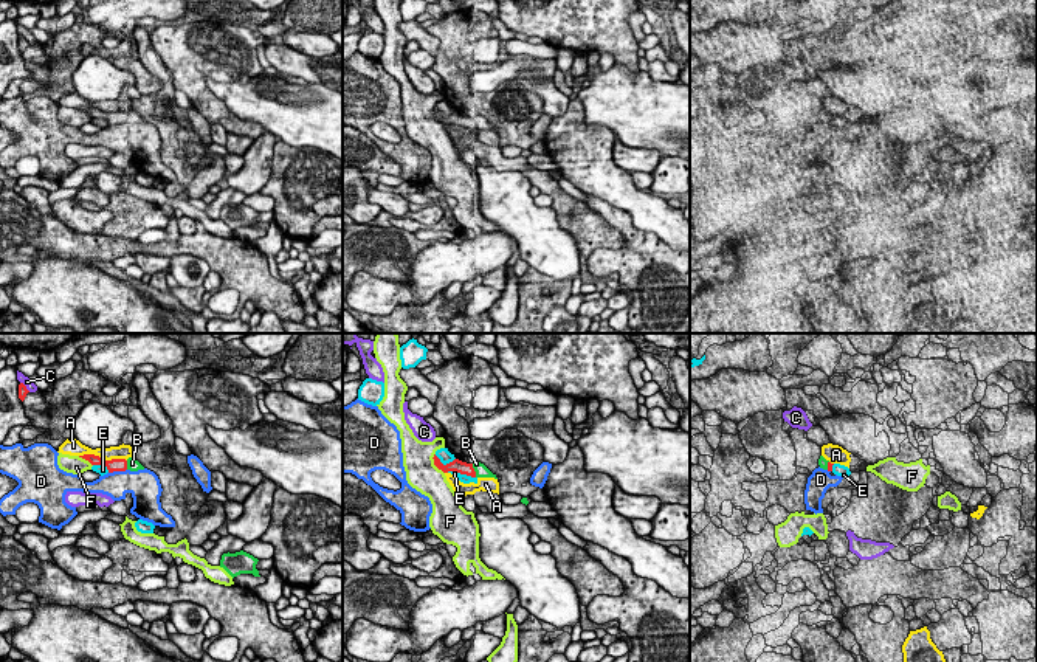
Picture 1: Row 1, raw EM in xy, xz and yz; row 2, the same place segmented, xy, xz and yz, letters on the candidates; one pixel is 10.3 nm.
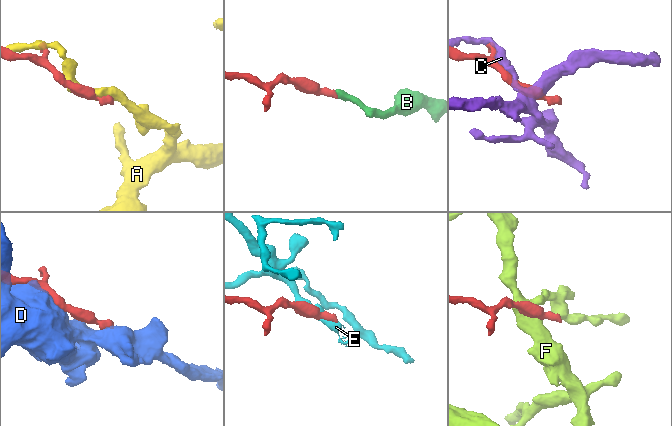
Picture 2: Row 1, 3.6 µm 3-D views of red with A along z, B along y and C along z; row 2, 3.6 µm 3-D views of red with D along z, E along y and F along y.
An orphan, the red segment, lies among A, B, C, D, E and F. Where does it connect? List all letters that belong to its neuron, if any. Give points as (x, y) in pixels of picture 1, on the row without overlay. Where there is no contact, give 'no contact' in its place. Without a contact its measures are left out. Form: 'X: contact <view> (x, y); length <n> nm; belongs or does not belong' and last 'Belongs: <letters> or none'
A: contact xy (103, 112); length 500 nm; does not belong
B: contact xz (473, 123); length 150 nm; belongs
C: contact xy (25, 39); length 150 nm; does not belong
D: contact xy (117, 123); length 200 nm; does not belong
E: contact xz (461, 126); length 320 nm; does not belong
F: contact xz (434, 117); length 240 nm; does not belong
Belongs: B

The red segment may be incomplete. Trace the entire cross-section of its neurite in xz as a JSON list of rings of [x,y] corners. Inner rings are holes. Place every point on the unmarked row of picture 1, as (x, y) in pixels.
[[[434,107],[434,118],[442,122],[443,126],[448,126],[448,124],[456,124],[456,126],[460,126],[460,127],[467,127],[467,129],[471,129],[471,130],[496,130],[496,127],[493,127],[484,116],[481,115],[474,115],[474,116],[467,116],[467,115],[462,115],[459,112],[454,112],[453,115],[443,118],[440,115],[440,112]]]

